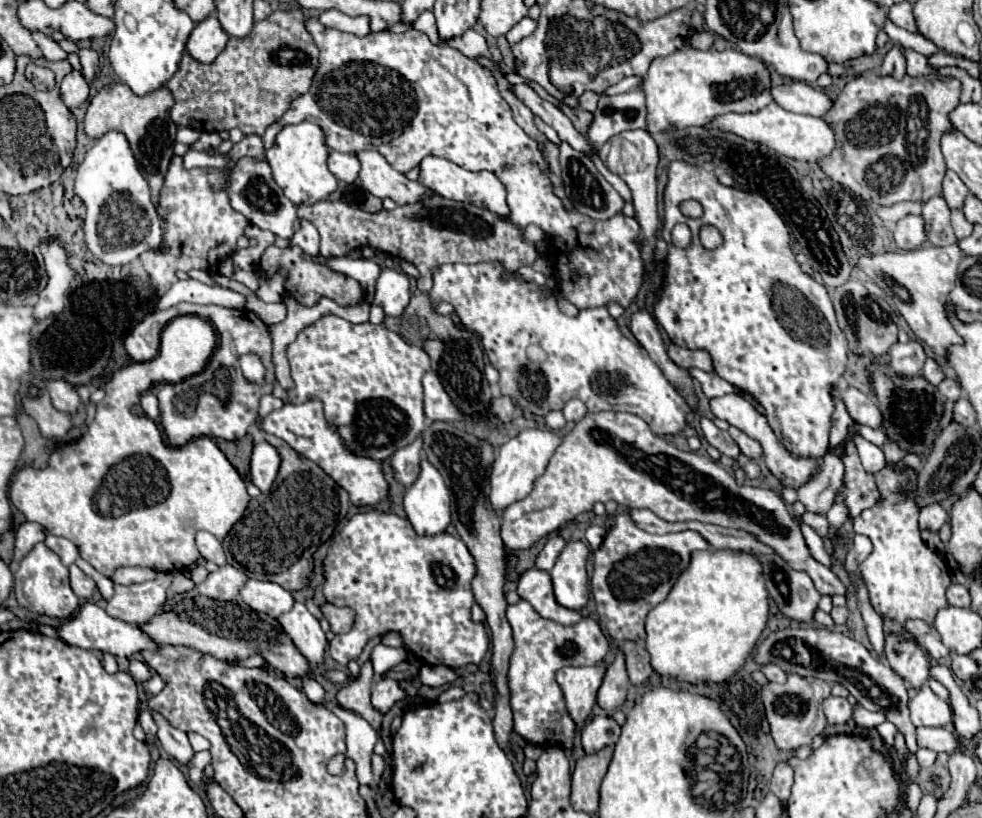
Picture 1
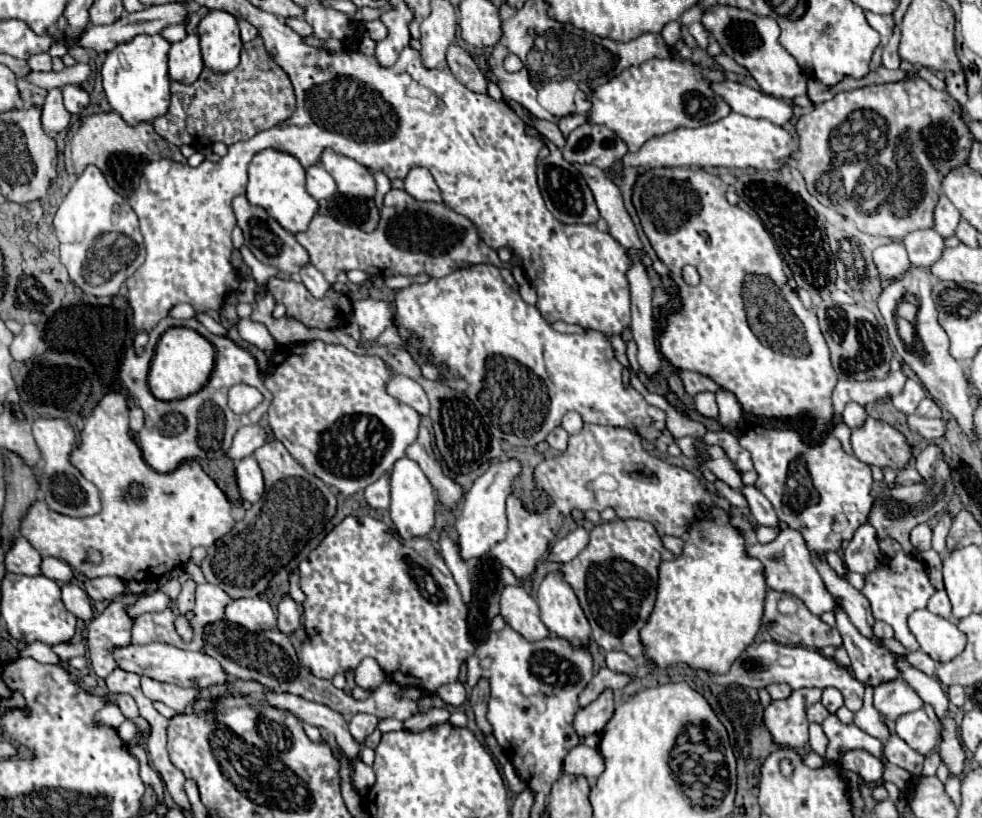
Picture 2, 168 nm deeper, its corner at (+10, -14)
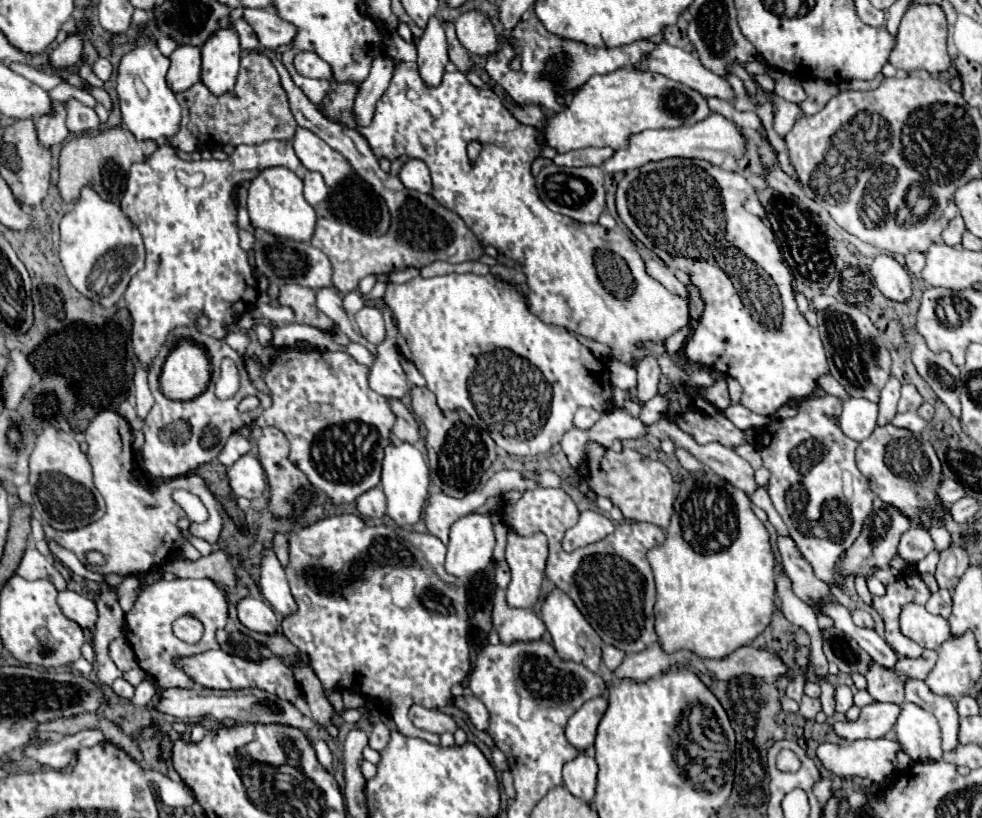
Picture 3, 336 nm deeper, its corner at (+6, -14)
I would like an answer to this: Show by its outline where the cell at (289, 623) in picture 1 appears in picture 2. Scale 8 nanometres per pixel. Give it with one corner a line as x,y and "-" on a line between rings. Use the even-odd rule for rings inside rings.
284,596
282,602
278,604
278,626
276,626
276,630
284,632
290,638
300,626
302,624
300,624
300,608
298,608
298,604
292,598

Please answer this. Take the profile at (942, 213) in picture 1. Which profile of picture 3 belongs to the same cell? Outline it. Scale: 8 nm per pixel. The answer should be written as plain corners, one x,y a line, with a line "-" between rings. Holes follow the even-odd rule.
910,252
910,254
906,254
906,264
904,264
904,266
908,268
910,274
918,276
920,270
924,268
924,262
926,262
926,256
924,256
924,254
920,254
920,252

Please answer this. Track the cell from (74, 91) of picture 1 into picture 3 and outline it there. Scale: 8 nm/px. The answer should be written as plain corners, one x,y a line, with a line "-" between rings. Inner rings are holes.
54,104
54,116
42,116
40,122
36,120
36,132
38,140
44,148
50,148
54,144
62,144
68,138
66,128
66,110
62,104

